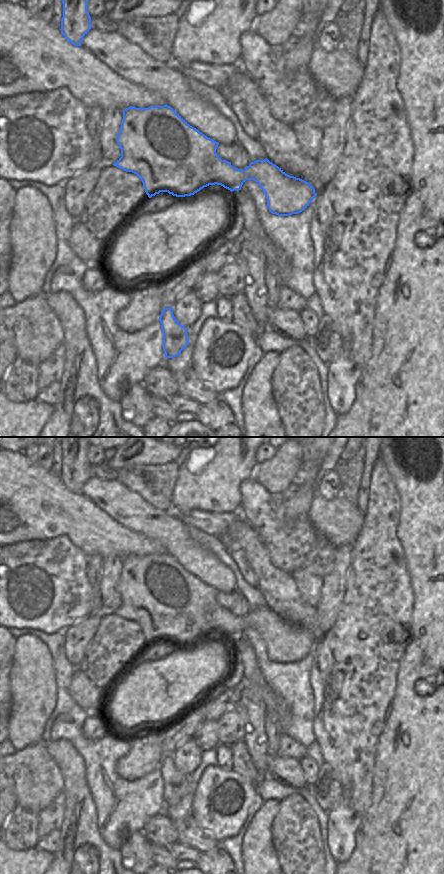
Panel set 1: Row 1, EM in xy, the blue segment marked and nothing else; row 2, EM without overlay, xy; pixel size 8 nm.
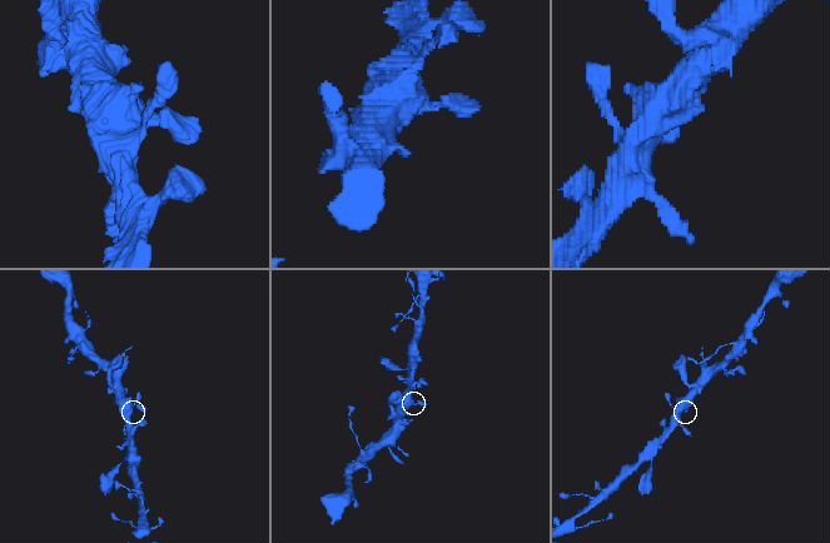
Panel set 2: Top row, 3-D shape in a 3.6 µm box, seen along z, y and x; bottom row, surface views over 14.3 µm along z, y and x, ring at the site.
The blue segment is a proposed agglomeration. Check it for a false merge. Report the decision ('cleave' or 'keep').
keep

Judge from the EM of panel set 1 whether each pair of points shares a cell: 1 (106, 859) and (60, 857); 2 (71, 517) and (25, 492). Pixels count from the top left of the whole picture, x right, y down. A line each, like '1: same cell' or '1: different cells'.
1: same cell
2: same cell

